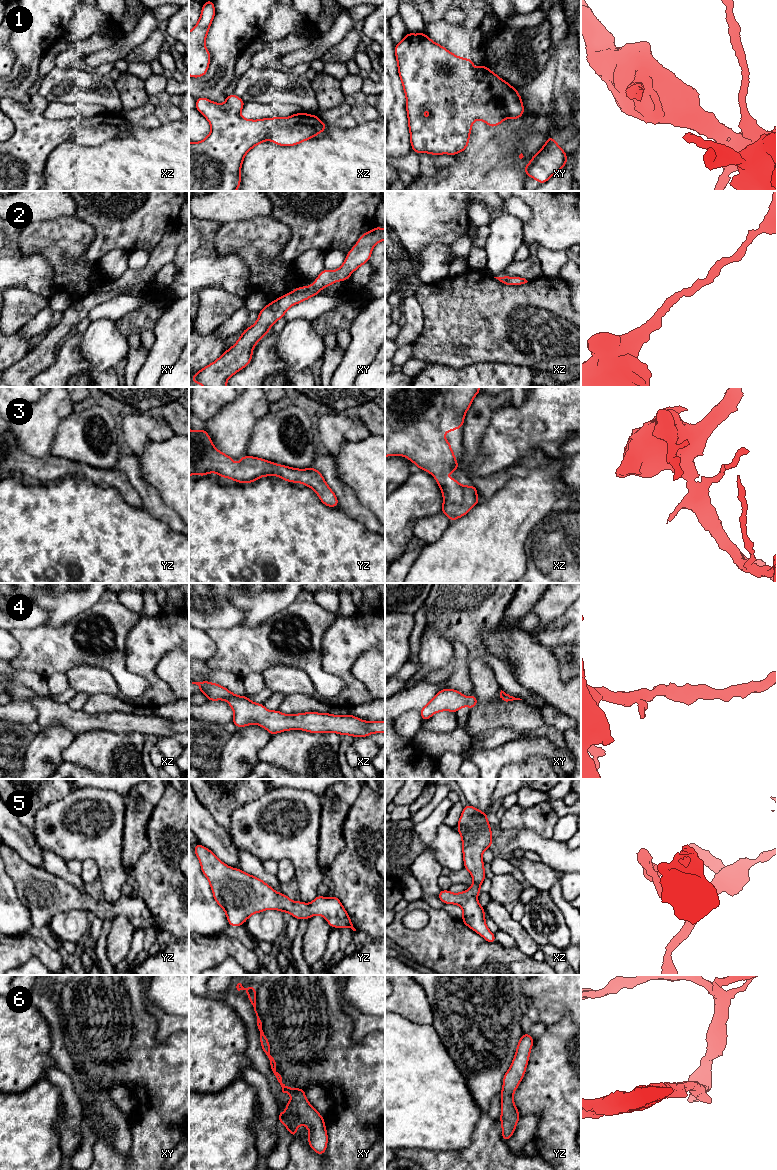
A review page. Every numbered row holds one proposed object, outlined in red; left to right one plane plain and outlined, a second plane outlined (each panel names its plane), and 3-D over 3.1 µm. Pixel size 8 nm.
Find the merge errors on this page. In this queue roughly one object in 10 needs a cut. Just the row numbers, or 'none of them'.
none of them

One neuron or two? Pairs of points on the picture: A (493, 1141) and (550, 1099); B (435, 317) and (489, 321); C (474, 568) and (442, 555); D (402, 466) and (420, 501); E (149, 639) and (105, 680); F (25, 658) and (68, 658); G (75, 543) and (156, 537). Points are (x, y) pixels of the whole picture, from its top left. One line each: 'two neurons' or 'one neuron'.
A: two neurons
B: one neuron
C: one neuron
D: two neurons
E: one neuron
F: one neuron
G: one neuron

